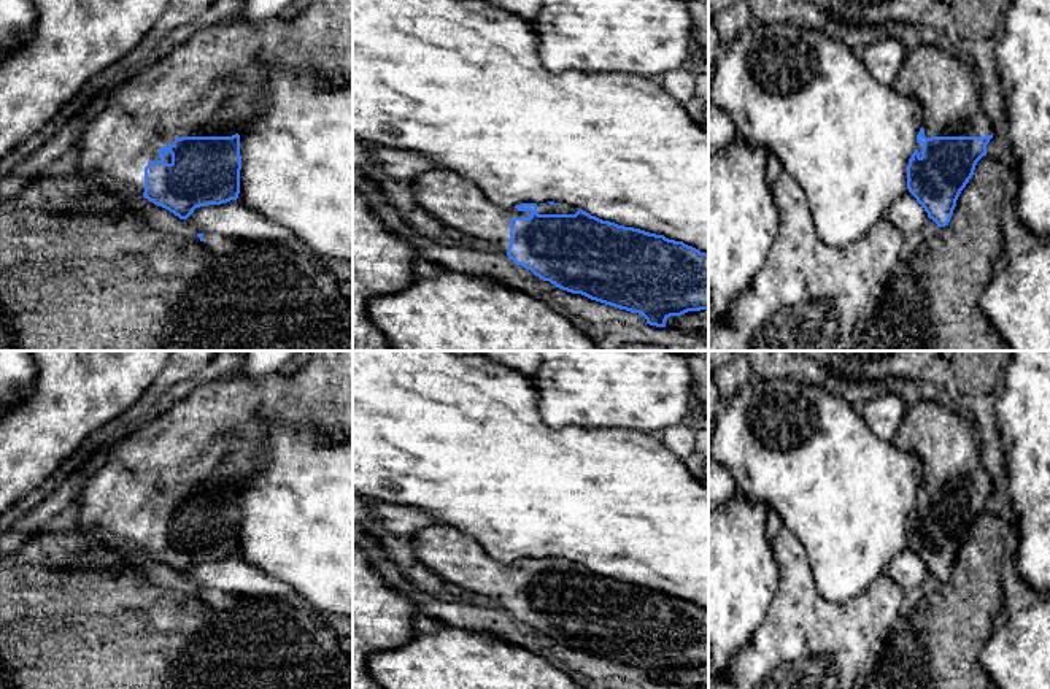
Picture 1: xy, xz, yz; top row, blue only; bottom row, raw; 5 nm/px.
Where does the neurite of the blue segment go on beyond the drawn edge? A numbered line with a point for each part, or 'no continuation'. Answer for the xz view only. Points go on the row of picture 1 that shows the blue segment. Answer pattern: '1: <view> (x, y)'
1: xz (456, 202)

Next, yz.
1: yz (944, 84)

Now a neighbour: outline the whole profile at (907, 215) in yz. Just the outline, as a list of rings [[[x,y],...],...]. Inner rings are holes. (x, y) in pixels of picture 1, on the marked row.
[[[905,192],[890,206],[886,217],[902,232],[904,237],[910,237],[921,232],[928,221],[928,213],[910,192]]]

